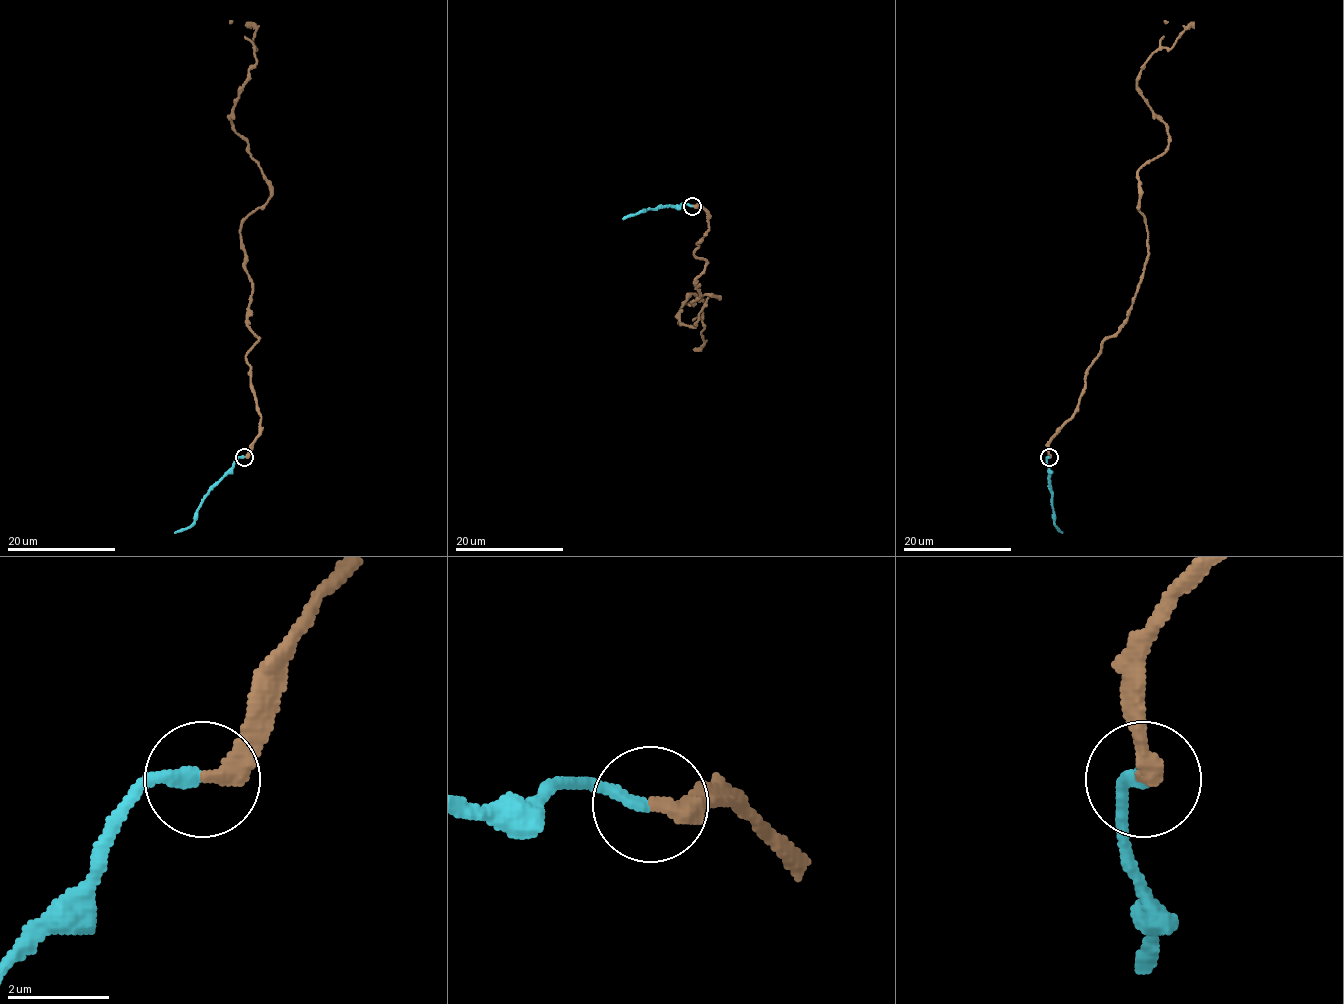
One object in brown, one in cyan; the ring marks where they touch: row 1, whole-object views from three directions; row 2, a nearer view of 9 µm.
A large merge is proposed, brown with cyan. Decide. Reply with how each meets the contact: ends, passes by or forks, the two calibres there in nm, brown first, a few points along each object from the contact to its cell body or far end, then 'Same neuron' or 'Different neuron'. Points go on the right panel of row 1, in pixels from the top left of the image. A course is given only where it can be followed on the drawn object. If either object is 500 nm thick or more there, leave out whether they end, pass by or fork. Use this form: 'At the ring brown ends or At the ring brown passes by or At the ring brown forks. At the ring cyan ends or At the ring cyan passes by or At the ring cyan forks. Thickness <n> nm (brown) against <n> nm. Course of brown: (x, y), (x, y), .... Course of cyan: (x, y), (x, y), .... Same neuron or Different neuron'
At the ring brown ends. At the ring cyan ends. Thickness 340 nm (brown) against 260 nm. Course of brown: (1048, 457), (1148, 254), (1137, 171), (1168, 132), (1137, 85), (1141, 66), (1193, 23). Course of cyan: (1048, 457), (1054, 524), (1062, 532). Same neuron

